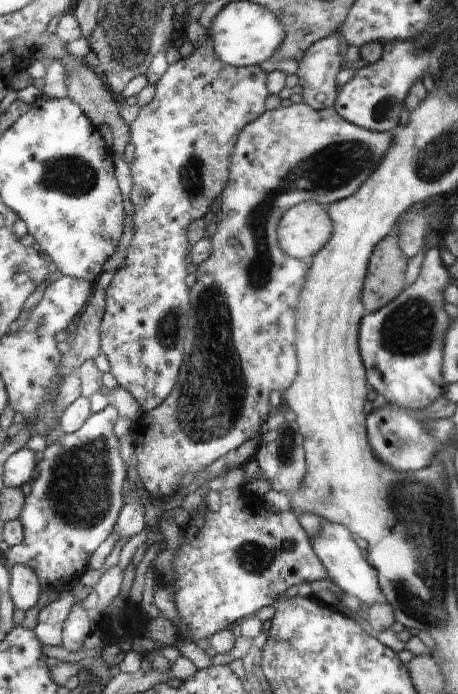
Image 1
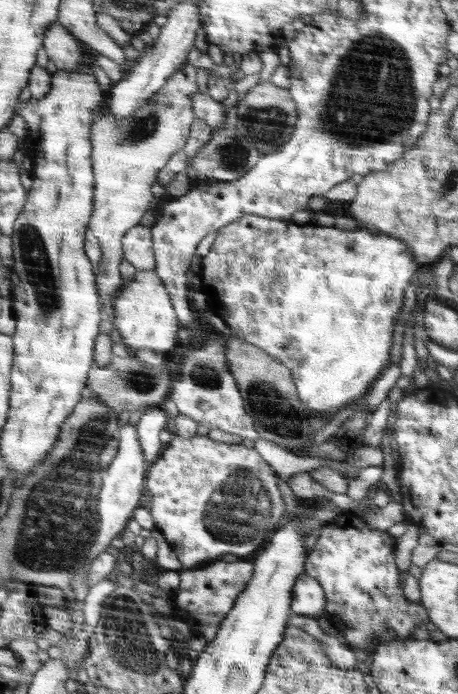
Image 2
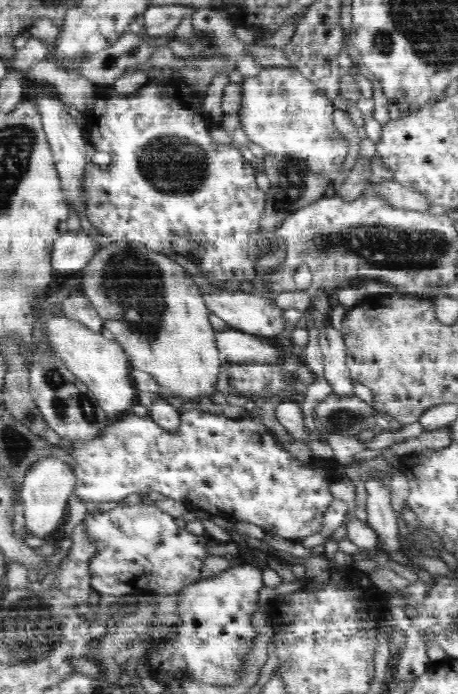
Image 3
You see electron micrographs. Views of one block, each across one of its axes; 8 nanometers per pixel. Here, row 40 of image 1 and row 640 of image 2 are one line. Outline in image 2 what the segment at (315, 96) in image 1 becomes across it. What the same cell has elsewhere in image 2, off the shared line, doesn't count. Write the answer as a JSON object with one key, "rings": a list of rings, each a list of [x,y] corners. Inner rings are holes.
{"rings":[[[292,614],[289,618],[289,624],[301,628],[304,632],[310,633],[310,636],[317,638],[317,641],[324,648],[325,654],[337,666],[338,669],[354,669],[357,667],[354,650],[348,644],[339,641],[334,635],[324,633],[320,629],[318,618],[308,615]]]}

